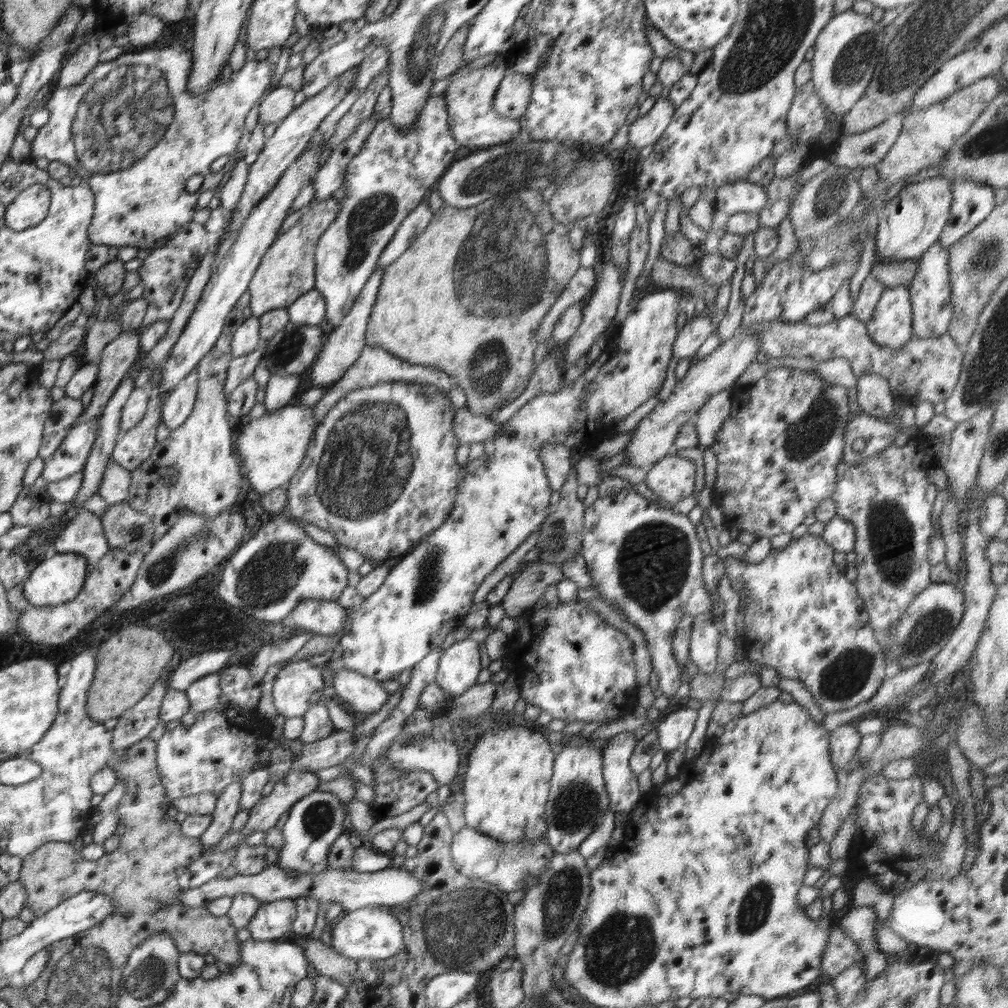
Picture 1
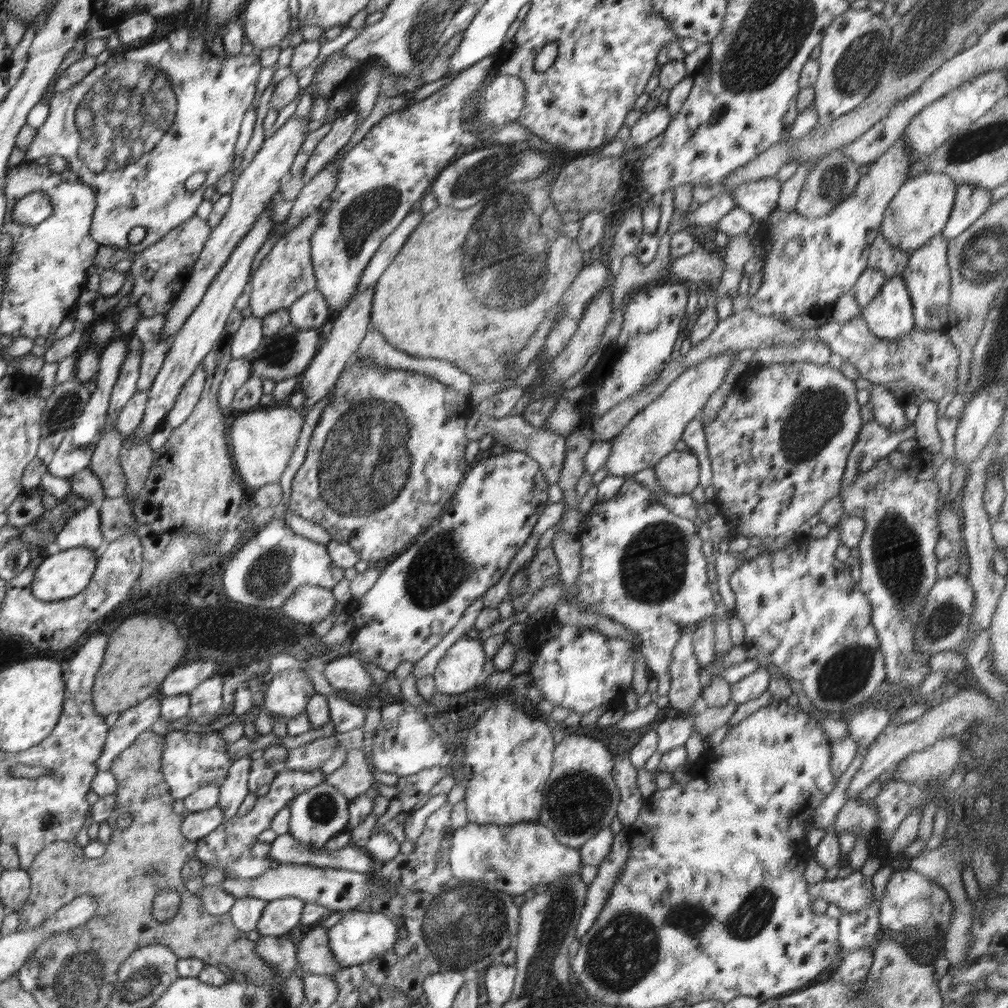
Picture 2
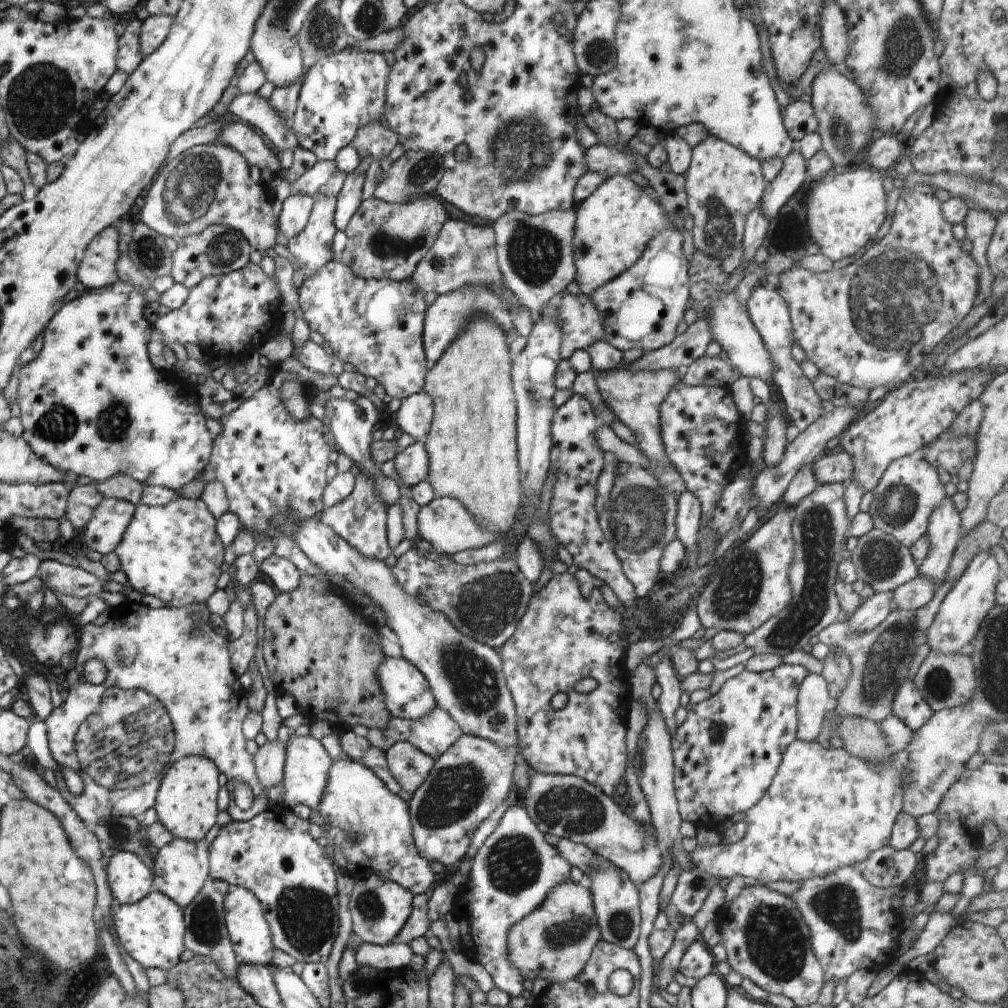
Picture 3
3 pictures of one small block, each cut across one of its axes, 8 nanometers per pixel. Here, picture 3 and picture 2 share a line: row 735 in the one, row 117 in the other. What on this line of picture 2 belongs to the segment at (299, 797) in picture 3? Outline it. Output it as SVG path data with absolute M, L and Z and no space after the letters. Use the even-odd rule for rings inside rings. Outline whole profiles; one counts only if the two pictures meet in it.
M310 115L308 120L298 120L297 117L292 116L279 130L265 138L262 148L258 150L246 169L237 177L232 193L229 194L231 199L230 206L224 213L220 223L210 231L206 243L204 243L204 249L202 249L198 261L192 267L192 275L188 277L188 280L184 283L184 288L176 297L174 305L166 313L166 321L164 321L158 340L168 340L168 338L172 340L172 338L176 337L186 319L200 304L200 300L202 300L202 296L208 290L210 282L218 276L222 266L225 266L226 260L232 254L232 250L242 242L242 238L248 234L248 230L258 220L258 216L268 208L268 204L272 201L272 196L279 192L281 181L289 177L294 158L296 158L305 136L310 133L308 125L311 121Z

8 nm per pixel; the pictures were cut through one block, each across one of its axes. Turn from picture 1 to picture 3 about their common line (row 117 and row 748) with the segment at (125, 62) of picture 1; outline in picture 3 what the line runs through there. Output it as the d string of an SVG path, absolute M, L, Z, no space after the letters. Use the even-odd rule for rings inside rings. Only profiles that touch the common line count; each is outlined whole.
M126 599L123 605L111 609L111 613L110 619L103 626L89 623L80 628L81 636L74 652L73 667L79 675L78 684L70 688L66 701L44 720L50 754L56 762L54 776L60 796L91 831L100 820L104 822L112 816L140 820L146 810L155 806L165 770L179 758L194 755L204 756L216 764L218 772L226 775L228 792L233 793L238 784L250 786L254 797L252 806L248 810L241 810L232 798L226 810L232 821L249 821L264 812L270 802L268 790L262 788L256 776L254 759L246 750L247 740L243 736L243 721L250 712L247 704L249 692L232 669L229 638L218 635L210 624L211 613L207 604L153 610L142 603ZM92 658L98 658L106 664L104 684L89 684L81 676L84 664ZM65 768L75 771L82 778L84 787L80 795L72 794L66 787L62 775Z

